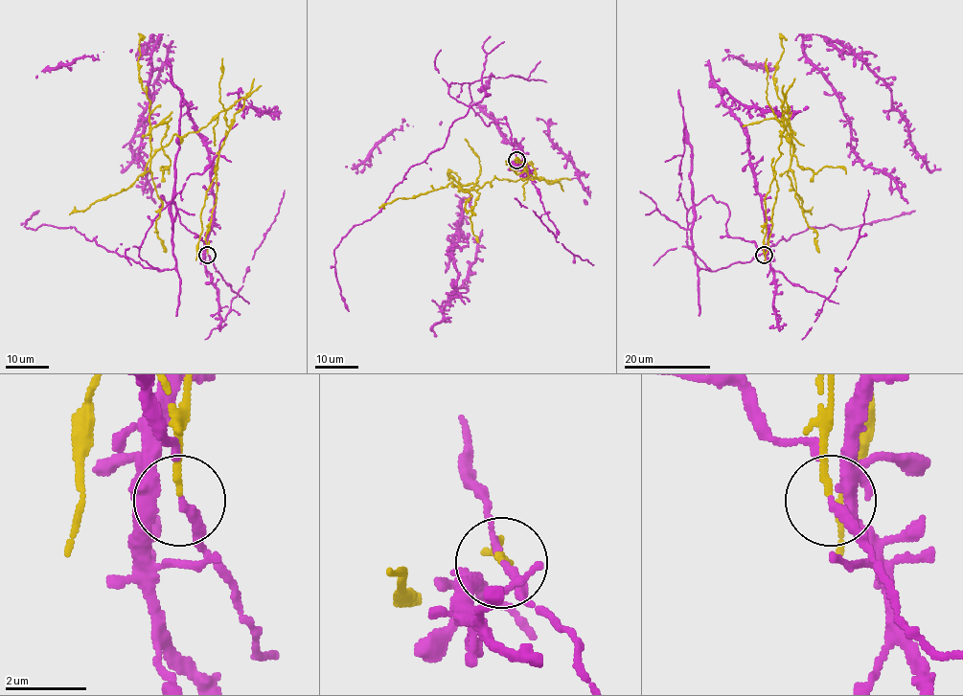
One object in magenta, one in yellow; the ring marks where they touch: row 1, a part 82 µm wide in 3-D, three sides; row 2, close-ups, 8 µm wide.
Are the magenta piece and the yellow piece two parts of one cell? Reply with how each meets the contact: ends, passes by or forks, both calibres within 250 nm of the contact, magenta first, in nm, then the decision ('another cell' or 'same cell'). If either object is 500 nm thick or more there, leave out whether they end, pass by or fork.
magenta ends | yellow ends | 240/160 nm | another cell

